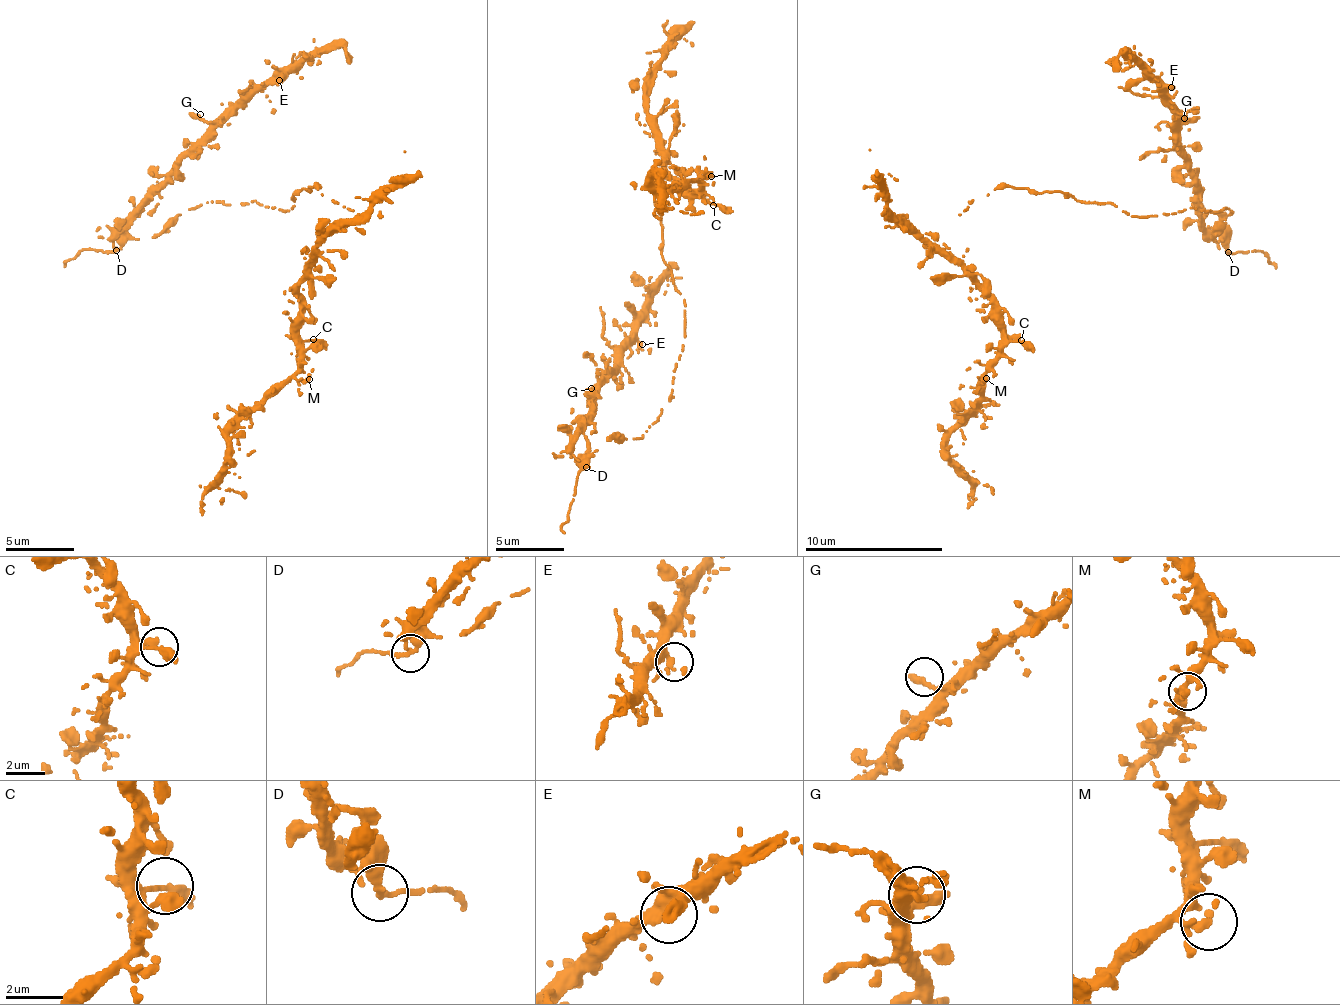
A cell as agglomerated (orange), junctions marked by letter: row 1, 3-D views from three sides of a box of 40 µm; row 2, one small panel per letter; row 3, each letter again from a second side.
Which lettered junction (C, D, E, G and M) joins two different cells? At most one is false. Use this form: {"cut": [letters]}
{"cut": ["D"]}

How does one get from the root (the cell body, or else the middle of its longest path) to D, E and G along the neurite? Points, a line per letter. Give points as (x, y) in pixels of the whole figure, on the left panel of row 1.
D: (284, 209), (266, 207), (250, 199), (229, 205), (208, 201), (174, 215), (151, 237), (129, 239), (115, 250)
E: (284, 209), (208, 201), (151, 237), (113, 243), (176, 159), (279, 80)
G: (284, 209), (208, 201), (115, 246), (117, 227), (206, 132), (200, 114)

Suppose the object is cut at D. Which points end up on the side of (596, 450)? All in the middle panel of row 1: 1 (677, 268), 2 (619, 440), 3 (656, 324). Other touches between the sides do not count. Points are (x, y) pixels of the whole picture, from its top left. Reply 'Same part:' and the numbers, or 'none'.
Same part: 2

